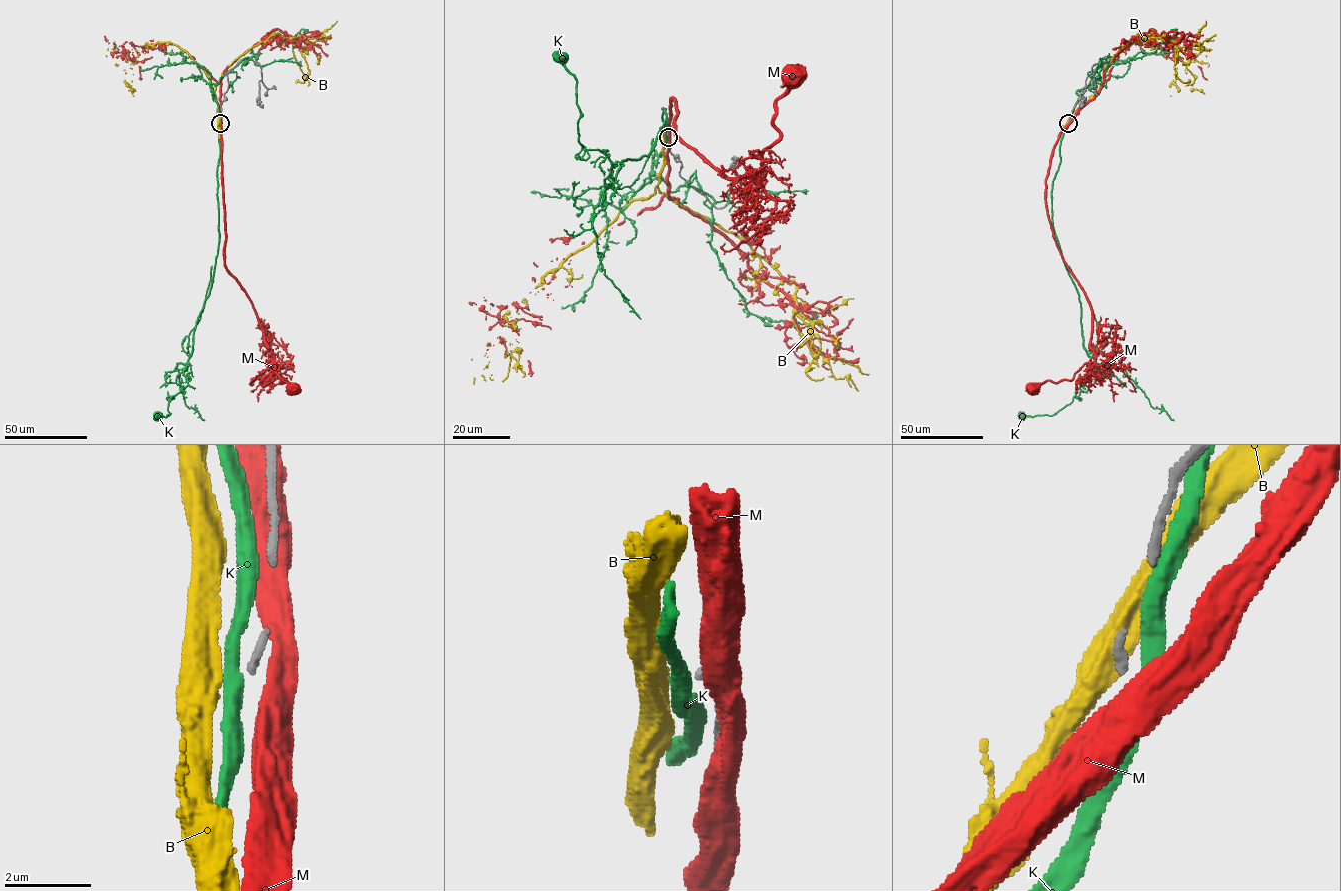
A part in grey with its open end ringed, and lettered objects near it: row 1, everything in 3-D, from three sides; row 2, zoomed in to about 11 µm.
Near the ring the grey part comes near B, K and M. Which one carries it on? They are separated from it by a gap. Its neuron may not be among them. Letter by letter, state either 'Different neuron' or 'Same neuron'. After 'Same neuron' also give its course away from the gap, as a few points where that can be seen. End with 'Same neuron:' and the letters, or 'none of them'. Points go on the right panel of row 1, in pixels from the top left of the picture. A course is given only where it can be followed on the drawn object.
B: Different neuron
K: Different neuron
M: Different neuron
Same neuron: none of them

